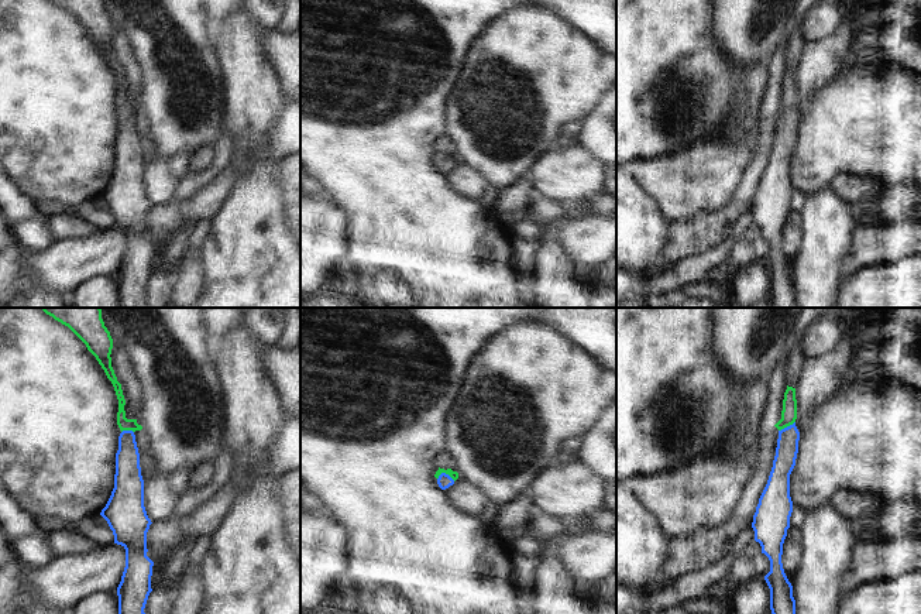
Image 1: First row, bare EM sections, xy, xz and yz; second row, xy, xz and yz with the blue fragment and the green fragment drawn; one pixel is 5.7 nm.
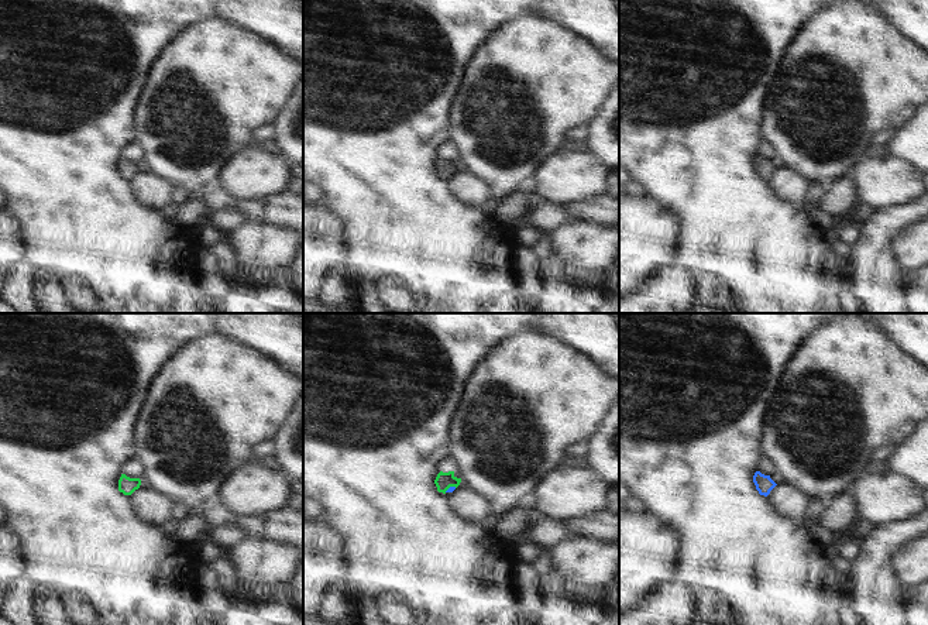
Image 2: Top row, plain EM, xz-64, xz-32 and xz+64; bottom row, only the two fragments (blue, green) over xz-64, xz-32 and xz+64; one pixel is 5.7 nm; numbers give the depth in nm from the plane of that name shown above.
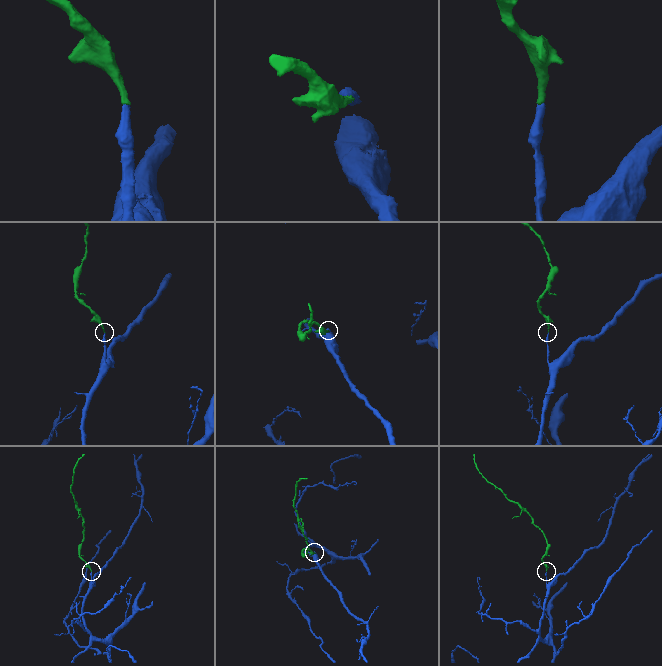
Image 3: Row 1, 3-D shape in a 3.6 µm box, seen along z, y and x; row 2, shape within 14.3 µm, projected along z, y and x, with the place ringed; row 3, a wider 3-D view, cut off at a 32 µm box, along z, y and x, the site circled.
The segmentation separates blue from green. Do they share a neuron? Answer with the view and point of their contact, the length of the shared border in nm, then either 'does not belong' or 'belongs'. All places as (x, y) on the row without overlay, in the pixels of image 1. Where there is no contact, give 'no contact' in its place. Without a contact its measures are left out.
xz (446, 158) | 110 nm | belongs

